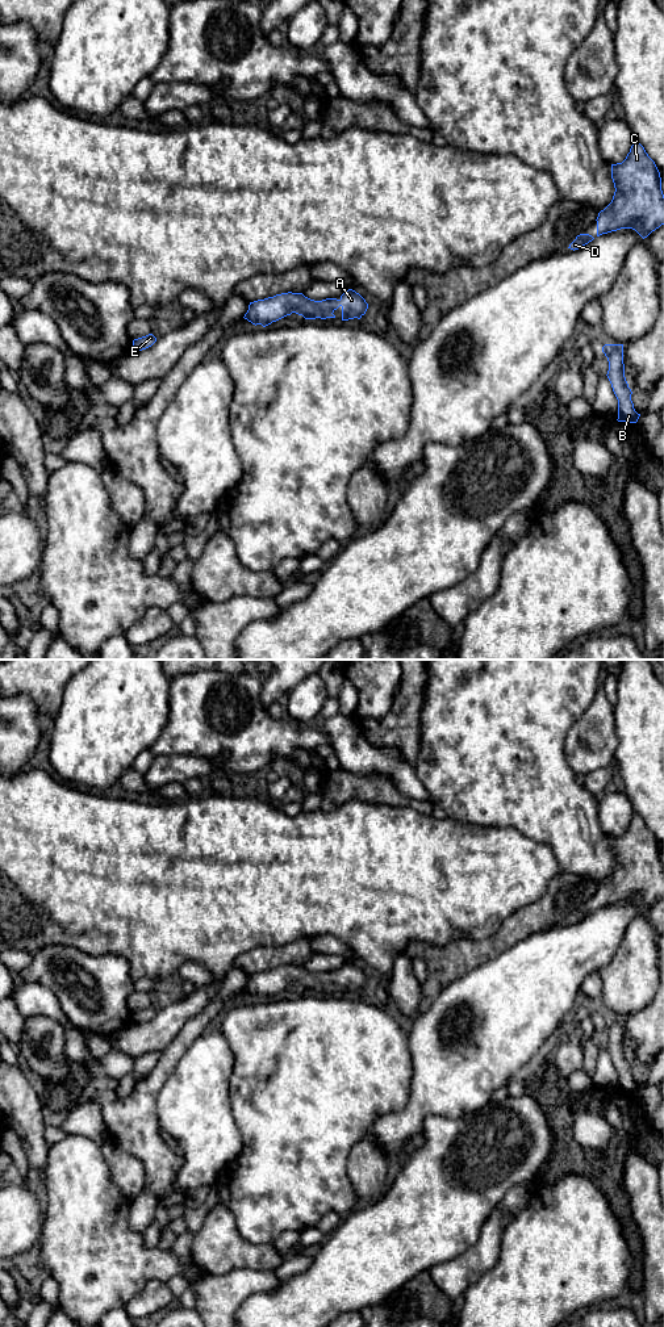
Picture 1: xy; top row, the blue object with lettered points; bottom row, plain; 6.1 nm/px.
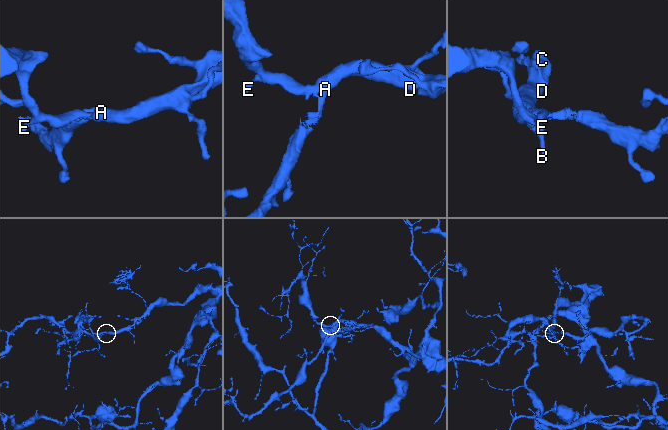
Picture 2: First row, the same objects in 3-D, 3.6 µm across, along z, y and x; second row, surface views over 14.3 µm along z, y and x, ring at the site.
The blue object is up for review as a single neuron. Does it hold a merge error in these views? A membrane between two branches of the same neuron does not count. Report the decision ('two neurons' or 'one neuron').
one neuron

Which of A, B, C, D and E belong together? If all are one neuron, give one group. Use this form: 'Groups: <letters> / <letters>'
Groups: A B C D E

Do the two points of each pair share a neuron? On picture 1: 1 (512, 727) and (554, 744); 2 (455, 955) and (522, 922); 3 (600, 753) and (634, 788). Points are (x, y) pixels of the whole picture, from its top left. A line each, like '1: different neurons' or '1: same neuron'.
1: same neuron
2: same neuron
3: different neurons

